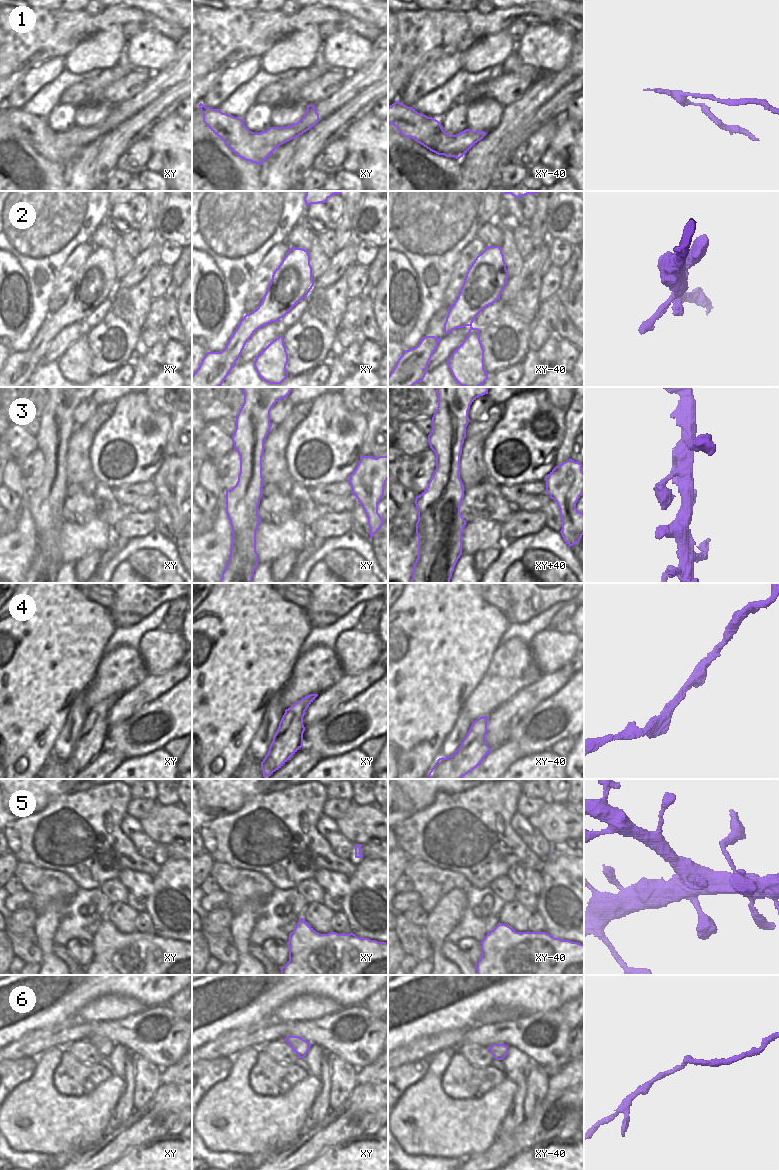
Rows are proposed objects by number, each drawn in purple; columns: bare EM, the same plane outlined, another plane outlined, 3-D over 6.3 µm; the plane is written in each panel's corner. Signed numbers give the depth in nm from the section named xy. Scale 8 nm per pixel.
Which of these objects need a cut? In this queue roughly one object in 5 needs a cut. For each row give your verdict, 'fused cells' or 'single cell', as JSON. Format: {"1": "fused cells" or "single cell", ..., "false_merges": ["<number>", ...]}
{"1": "fused cells", "2": "single cell", "3": "single cell", "4": "single cell", "5": "single cell", "6": "single cell", "false_merges": ["1"]}

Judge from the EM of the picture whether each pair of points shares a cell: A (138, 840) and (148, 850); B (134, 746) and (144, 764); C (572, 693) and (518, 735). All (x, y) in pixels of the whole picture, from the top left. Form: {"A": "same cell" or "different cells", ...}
{"A": "same cell", "B": "different cells", "C": "same cell"}

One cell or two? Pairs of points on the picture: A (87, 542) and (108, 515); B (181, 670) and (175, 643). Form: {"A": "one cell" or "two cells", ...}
{"A": "two cells", "B": "two cells"}

